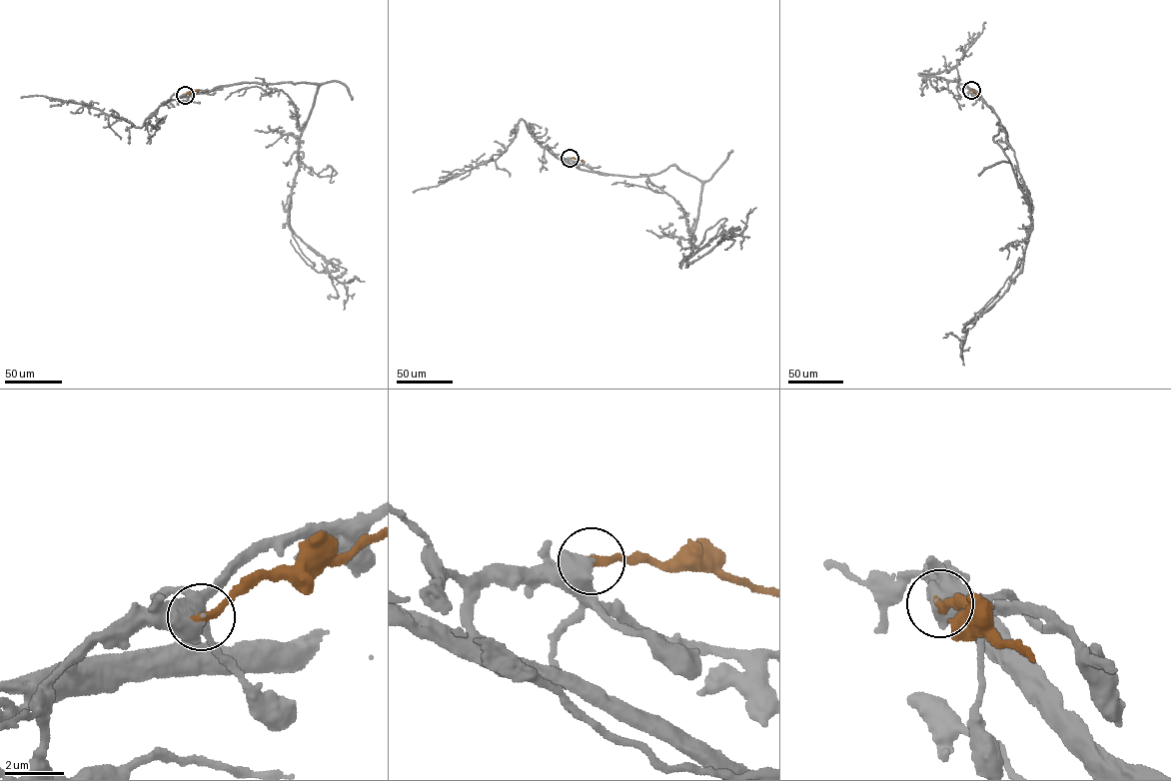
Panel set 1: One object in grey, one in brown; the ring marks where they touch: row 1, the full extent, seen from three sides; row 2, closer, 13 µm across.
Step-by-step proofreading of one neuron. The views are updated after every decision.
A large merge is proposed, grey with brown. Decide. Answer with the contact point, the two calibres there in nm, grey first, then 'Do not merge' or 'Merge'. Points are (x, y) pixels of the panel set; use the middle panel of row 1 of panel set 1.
Place: (570, 158). Thickness 440 nm (grey) against 280 nm. Merge

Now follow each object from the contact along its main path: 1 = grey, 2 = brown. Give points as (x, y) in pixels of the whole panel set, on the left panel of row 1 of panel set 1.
1: (185, 95), (246, 83), (318, 85), (299, 141), (290, 228), (322, 256), (338, 281), (364, 282)
2: (185, 95), (198, 91)

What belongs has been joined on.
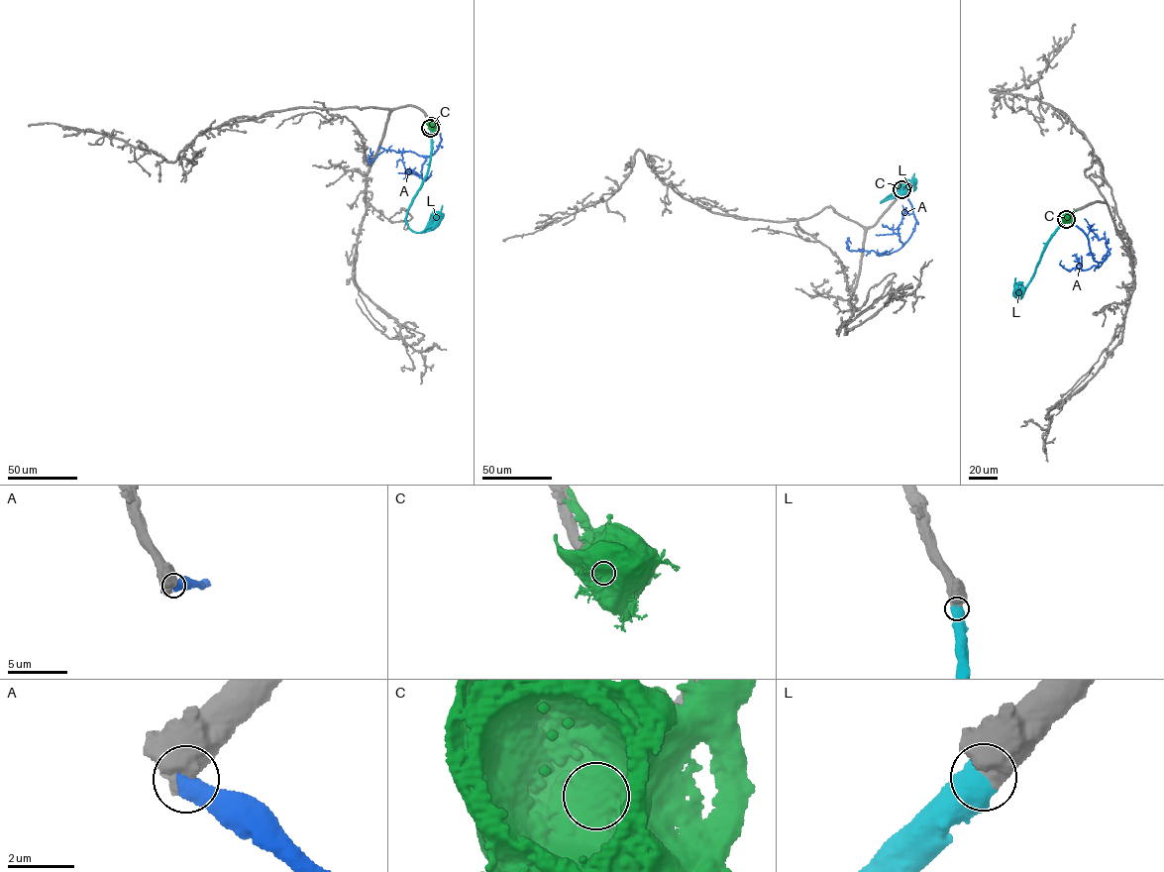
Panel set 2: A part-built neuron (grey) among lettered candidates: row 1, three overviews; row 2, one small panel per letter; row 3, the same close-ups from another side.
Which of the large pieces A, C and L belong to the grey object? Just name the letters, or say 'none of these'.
L

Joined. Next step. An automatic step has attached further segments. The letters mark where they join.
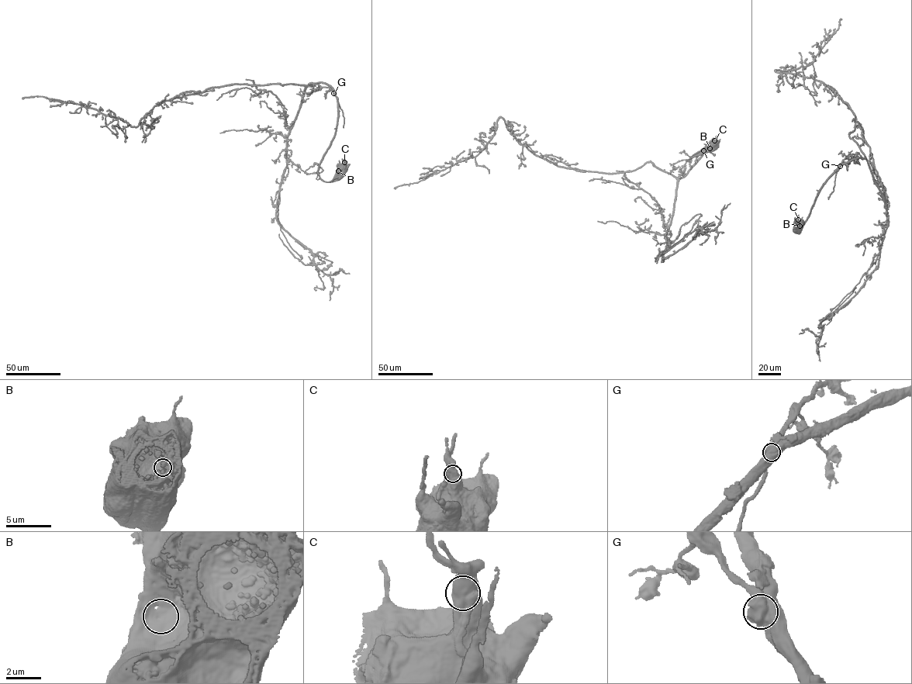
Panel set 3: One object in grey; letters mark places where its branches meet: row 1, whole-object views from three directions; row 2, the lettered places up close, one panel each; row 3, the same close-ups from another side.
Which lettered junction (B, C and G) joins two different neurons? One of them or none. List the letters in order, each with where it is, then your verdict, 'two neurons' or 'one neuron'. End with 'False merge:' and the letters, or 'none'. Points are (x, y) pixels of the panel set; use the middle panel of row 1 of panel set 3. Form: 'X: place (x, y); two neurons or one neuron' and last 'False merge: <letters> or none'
B: place (709, 148); one neuron
C: place (714, 140); one neuron
G: place (703, 150); two neurons
False merge: G

